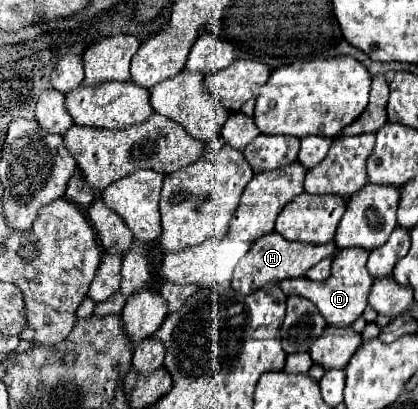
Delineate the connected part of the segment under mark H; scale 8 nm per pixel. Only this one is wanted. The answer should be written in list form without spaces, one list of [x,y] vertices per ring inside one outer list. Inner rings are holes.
[[[276,232],[266,234],[266,236],[258,238],[256,242],[252,242],[252,246],[248,250],[248,256],[244,256],[244,260],[240,260],[240,264],[236,266],[236,272],[232,276],[232,288],[236,292],[248,296],[248,294],[256,292],[258,288],[262,288],[270,282],[280,282],[280,280],[286,280],[286,278],[300,278],[316,262],[332,256],[334,252],[336,252],[334,242],[324,244],[324,246],[312,246],[312,244],[304,244],[304,242],[288,242]]]

